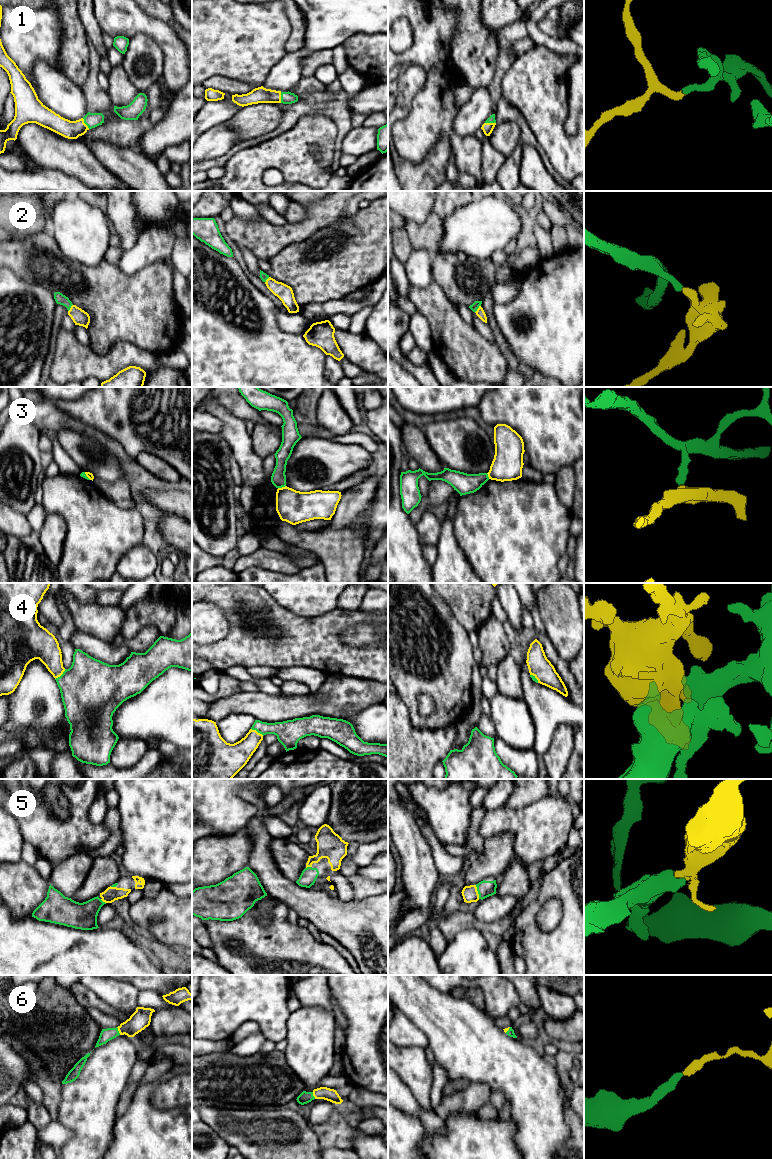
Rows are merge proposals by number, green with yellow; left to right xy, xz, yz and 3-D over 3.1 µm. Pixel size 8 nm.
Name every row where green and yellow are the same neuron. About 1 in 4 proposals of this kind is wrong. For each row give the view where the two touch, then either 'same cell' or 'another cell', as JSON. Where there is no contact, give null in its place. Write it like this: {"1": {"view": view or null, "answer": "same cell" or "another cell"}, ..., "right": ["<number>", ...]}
{"1": {"view": "xy", "answer": "same cell"}, "2": {"view": "yz", "answer": "another cell"}, "3": {"view": "xz", "answer": "another cell"}, "4": {"view": "xy", "answer": "same cell"}, "5": {"view": "yz", "answer": "same cell"}, "6": {"view": "xy", "answer": "same cell"}, "right": ["1", "4", "5", "6"]}

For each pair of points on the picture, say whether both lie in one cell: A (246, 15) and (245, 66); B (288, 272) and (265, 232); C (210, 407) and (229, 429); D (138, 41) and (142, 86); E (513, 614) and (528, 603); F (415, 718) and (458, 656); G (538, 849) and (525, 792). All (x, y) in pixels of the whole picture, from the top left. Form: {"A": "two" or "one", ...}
{"A": "one", "B": "two", "C": "one", "D": "one", "E": "two", "F": "one", "G": "two"}

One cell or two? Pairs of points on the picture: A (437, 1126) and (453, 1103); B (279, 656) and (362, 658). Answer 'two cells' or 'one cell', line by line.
A: two cells
B: one cell

